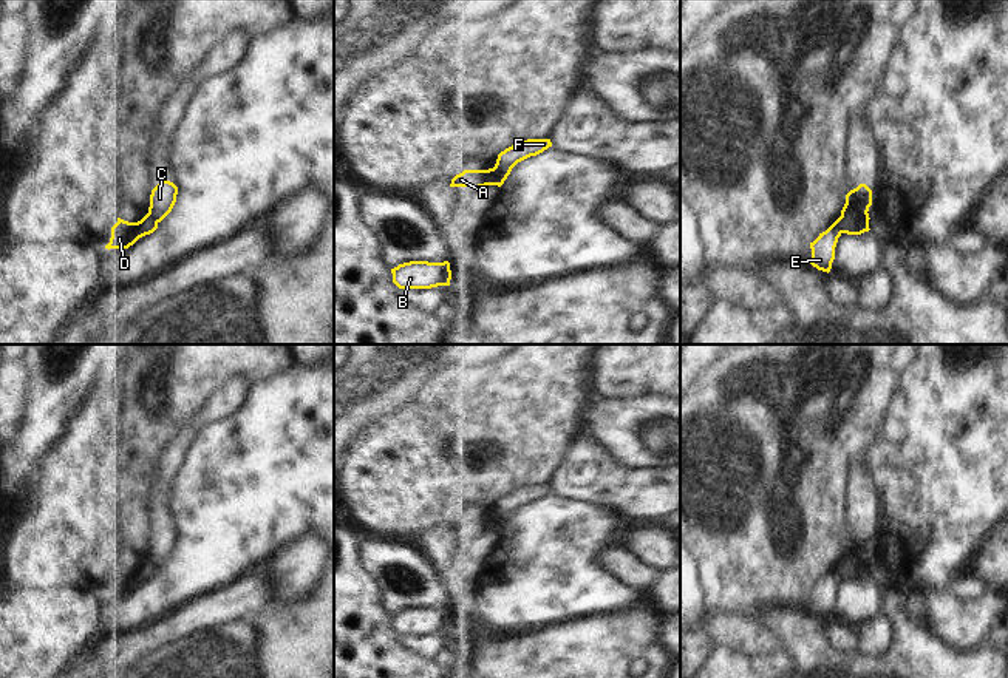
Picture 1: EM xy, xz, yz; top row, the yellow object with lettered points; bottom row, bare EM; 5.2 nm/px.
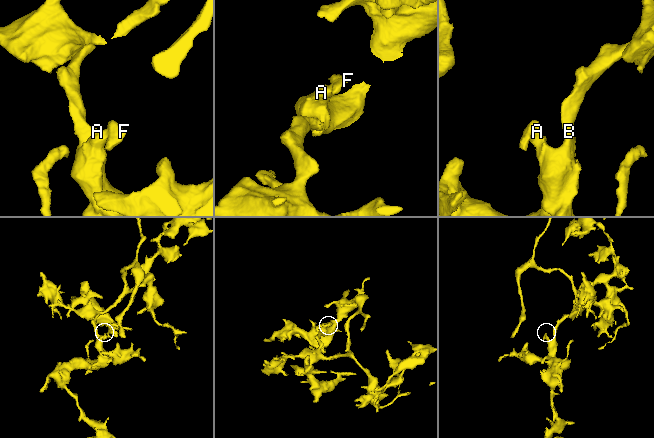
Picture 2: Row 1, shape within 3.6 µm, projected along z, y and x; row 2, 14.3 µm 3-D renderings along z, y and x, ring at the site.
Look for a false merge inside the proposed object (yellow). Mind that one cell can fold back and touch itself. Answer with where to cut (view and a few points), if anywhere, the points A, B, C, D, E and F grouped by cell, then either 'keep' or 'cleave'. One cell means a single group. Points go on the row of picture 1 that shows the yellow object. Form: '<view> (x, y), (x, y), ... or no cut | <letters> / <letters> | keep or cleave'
yz (866, 212), (846, 213), (840, 220), (840, 230) | A B D / C E F | cleave

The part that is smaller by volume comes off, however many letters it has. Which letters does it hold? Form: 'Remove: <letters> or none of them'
Remove: C, E, F

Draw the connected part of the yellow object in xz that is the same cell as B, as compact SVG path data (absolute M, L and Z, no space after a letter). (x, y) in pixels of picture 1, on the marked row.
M410 261L391 269L393 283L399 289L431 289L450 286L450 263Z

